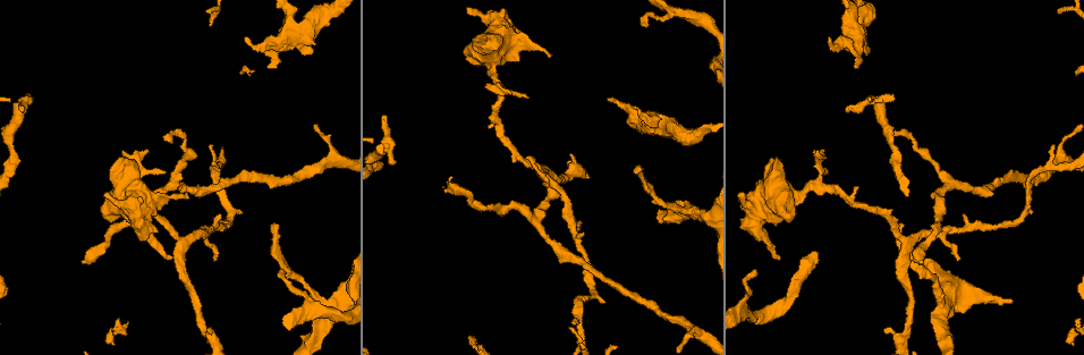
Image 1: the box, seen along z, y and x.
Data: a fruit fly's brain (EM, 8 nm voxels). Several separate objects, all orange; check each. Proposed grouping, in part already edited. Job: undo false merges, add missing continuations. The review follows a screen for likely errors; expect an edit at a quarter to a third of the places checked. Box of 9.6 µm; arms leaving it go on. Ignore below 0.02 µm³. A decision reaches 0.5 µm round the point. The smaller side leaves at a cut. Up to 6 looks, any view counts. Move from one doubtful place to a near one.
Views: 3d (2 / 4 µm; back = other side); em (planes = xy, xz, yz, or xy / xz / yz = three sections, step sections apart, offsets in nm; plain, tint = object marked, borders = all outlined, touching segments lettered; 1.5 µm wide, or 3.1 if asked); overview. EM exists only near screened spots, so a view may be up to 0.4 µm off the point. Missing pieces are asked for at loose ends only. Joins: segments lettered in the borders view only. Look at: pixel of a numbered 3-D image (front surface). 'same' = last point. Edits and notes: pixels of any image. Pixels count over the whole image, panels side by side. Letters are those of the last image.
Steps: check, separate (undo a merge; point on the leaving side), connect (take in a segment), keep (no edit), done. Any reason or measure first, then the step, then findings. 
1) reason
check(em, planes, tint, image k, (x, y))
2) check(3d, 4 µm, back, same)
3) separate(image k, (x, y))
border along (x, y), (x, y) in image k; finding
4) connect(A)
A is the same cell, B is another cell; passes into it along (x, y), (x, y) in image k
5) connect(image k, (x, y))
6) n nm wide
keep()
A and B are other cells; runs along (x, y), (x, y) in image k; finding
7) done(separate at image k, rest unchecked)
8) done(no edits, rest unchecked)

tapers out
check(3d, 2 µm, image 1, (272, 224))

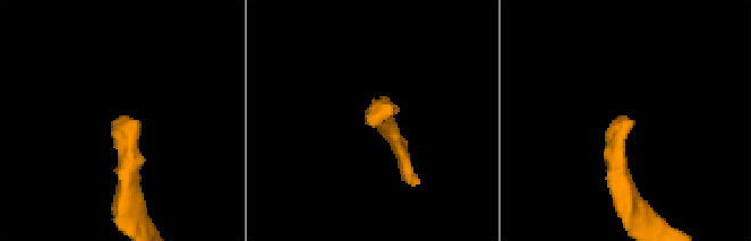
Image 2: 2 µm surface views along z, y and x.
now the EM
check(em, planes, borders, image 2, (372, 121))

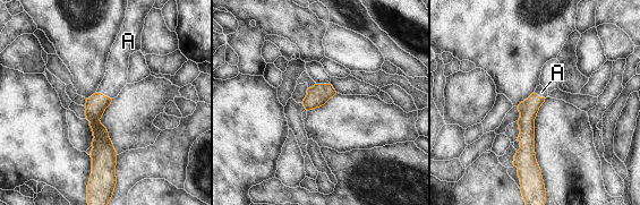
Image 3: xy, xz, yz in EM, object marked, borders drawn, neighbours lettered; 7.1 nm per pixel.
connect(image 3, (116, 77))
A is the same cell; passes into it along (95, 105), (103, 95), (116, 77) in image 3; the neuron continues

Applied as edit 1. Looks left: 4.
check(3d, 2 µm, image 1, (959, 259))

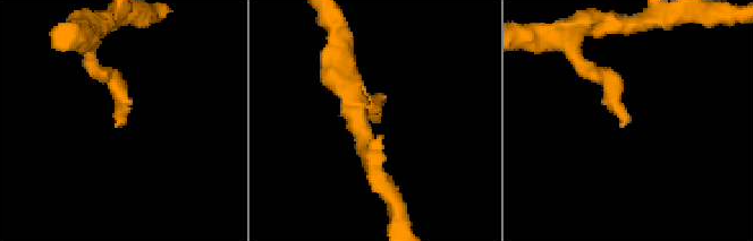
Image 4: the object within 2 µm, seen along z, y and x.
shape alone is not enough
check(em, planes, borders, image 4, (621, 125))

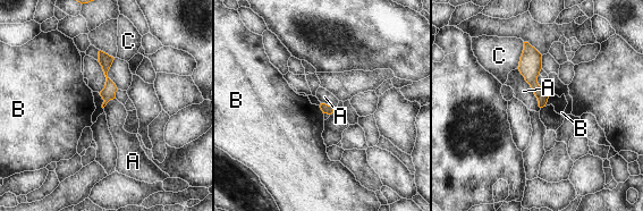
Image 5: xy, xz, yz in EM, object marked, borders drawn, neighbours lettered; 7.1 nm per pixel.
keep()
A, B and C are other cells; border along (518, 68), (536, 98), (540, 108) in image 5; no lettered segment goes on from it

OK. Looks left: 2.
thick end
check(em, yz, step 4, borders, image 1, (869, 50))

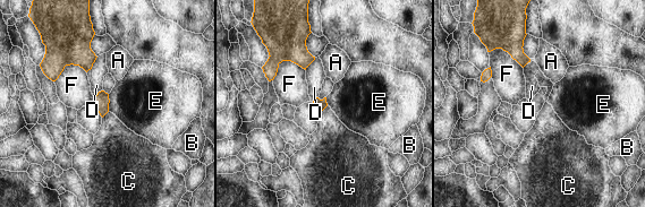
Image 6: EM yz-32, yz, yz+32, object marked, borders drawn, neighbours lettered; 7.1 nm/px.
check(em, planes, borders, same)

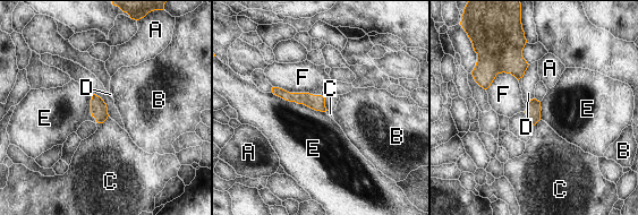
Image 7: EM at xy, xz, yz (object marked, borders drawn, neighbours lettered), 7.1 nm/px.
keep()
A, B, C, D, E and F are other cells; runs along (274, 89), (322, 108) in image 7; no lettered segment goes on from it

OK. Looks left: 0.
done(connect at image 3, rest unchecked)

